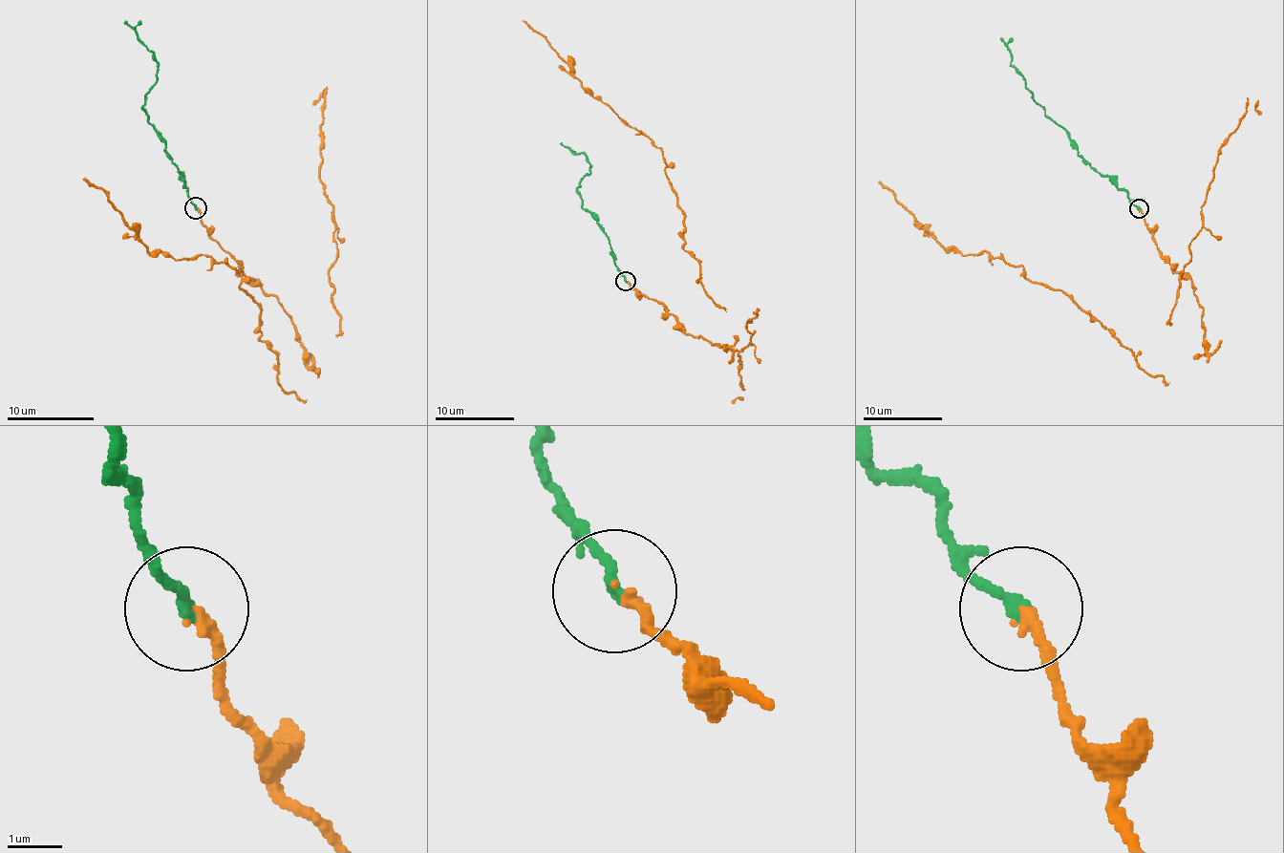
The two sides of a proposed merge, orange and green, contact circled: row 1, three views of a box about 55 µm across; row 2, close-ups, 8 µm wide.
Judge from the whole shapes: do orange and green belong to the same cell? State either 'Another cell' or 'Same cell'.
Same cell

